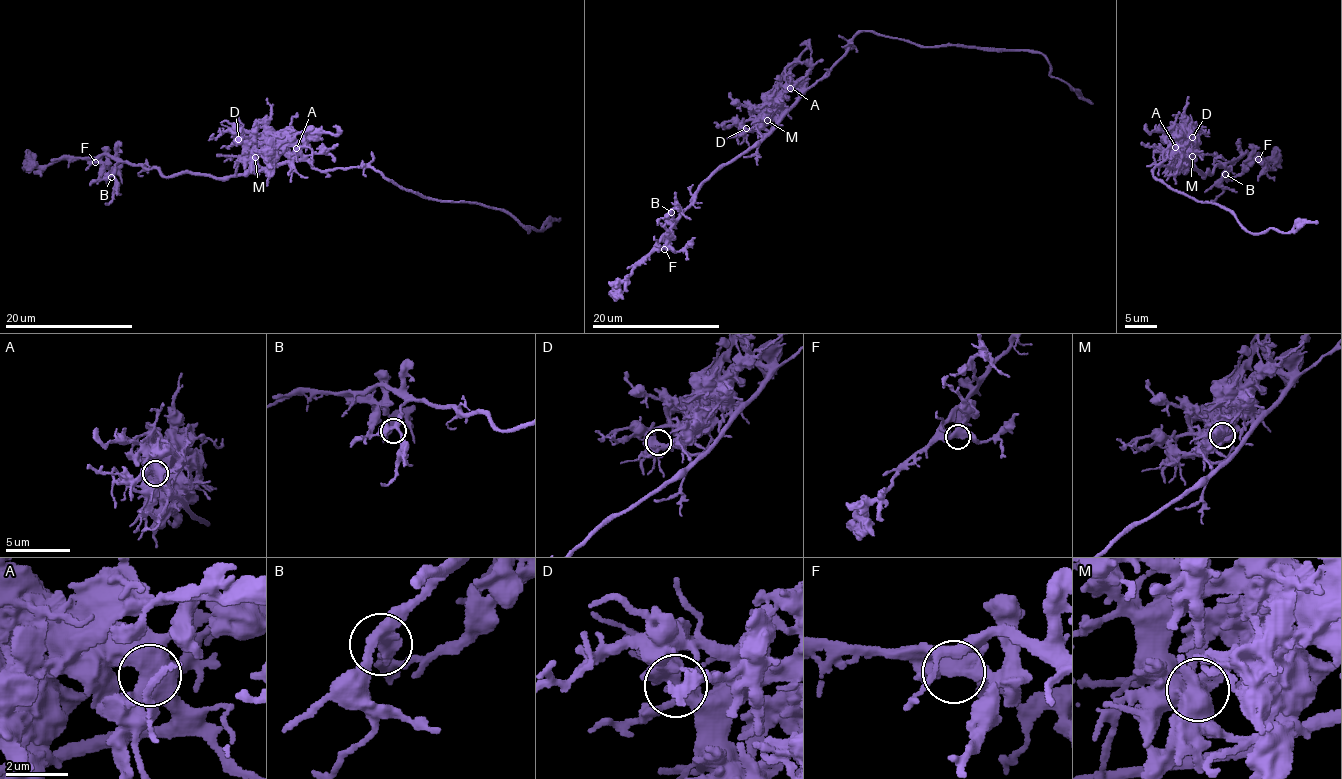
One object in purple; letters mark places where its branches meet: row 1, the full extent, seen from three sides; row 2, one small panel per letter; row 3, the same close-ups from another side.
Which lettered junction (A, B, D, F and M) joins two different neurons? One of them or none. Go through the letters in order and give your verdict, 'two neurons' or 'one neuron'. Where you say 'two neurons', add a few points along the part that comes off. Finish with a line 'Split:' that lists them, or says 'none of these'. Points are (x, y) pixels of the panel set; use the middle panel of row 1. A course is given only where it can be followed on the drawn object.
A: one neuron
B: one neuron
D: one neuron
F: one neuron
M: two neurons; foreign part runs (767, 120), (774, 110), (775, 91), (806, 47), (805, 44), (800, 46)
Split: M

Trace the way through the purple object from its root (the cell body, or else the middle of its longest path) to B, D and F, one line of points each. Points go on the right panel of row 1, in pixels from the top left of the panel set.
B: (1174, 168), (1188, 160), (1201, 175), (1206, 170), (1212, 174), (1216, 166), (1236, 160), (1225, 174)
D: (1174, 168), (1176, 170), (1181, 158), (1175, 145), (1180, 145), (1187, 137), (1194, 140), (1192, 137)
F: (1174, 168), (1188, 160), (1201, 175), (1206, 170), (1212, 174), (1216, 166), (1233, 163), (1247, 151), (1258, 159)

